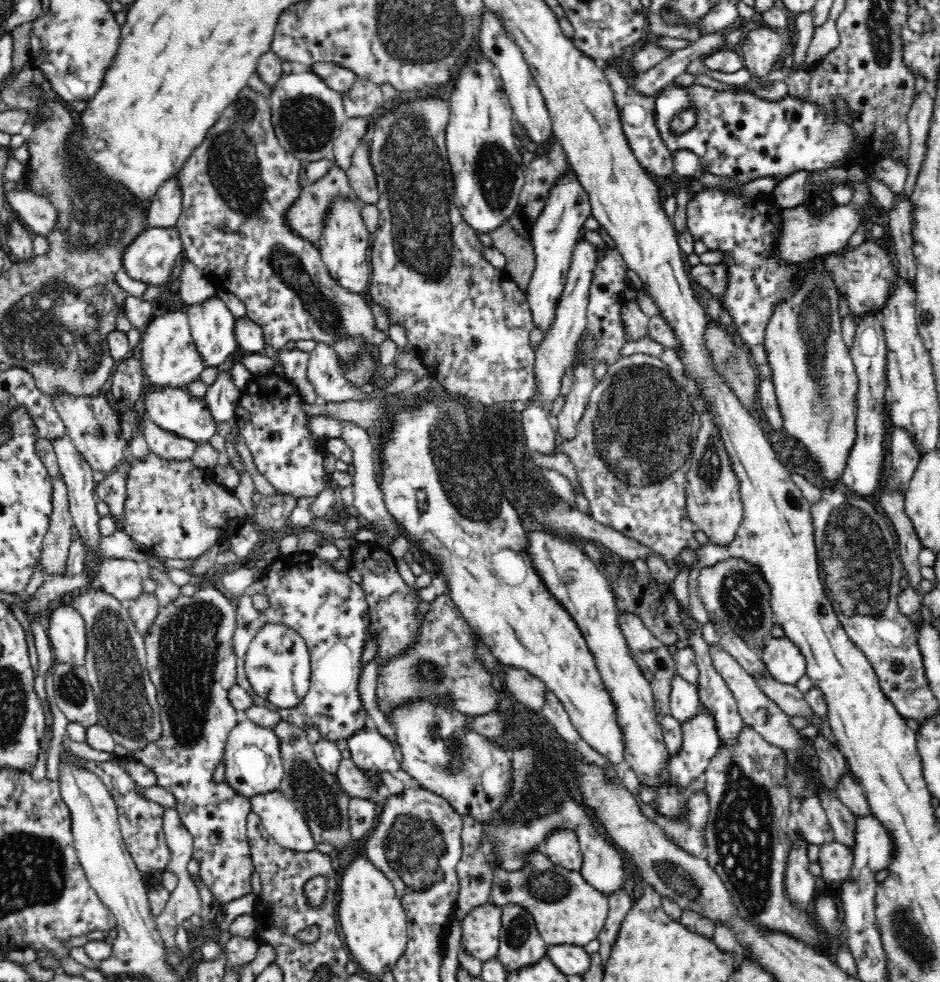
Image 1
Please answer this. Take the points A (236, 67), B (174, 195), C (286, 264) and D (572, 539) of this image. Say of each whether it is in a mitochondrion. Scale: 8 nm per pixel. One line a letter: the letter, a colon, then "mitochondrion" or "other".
A: other
B: other
C: mitochondrion
D: other

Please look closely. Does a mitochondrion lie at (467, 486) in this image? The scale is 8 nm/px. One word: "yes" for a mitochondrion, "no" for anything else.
yes

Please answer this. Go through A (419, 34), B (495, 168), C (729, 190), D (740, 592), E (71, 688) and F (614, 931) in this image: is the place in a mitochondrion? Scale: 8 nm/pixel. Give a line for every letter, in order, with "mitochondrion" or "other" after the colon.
A: mitochondrion
B: mitochondrion
C: other
D: mitochondrion
E: mitochondrion
F: other

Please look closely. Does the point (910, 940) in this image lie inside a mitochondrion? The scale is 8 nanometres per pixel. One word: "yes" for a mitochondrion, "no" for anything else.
yes

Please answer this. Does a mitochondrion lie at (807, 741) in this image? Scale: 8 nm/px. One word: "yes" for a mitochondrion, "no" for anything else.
no

